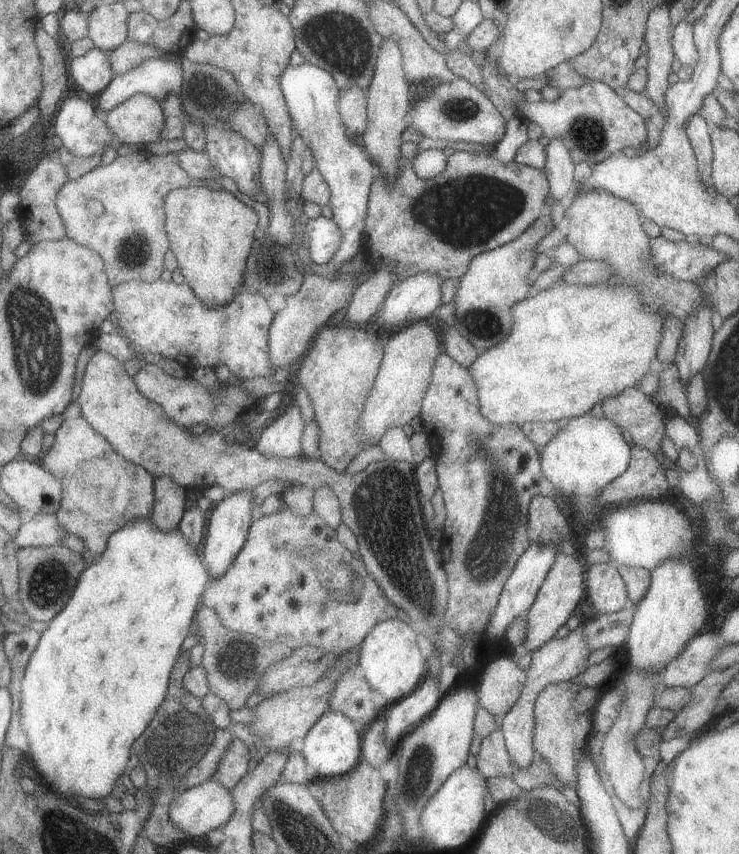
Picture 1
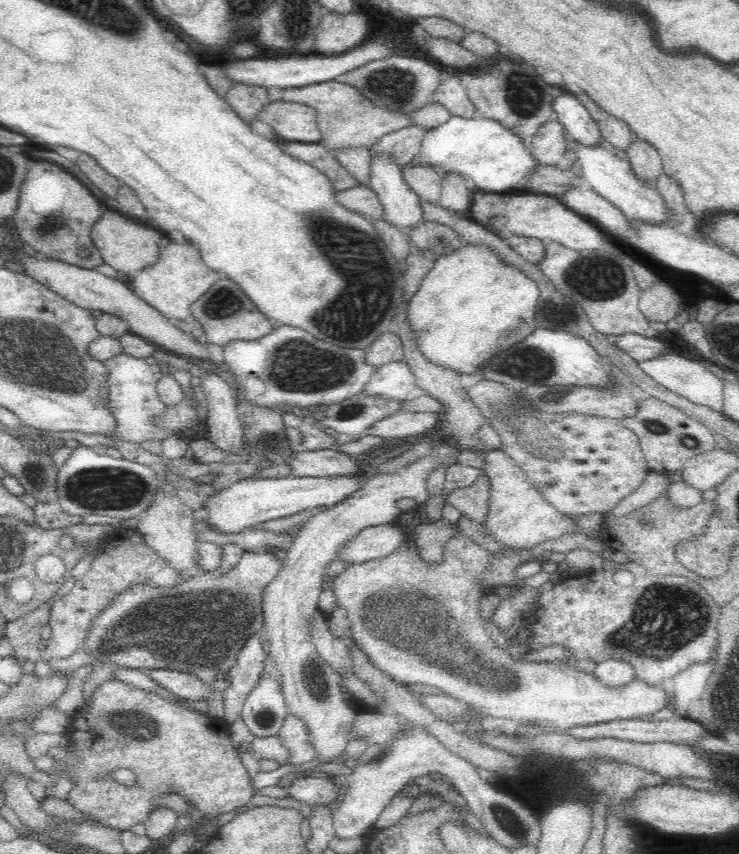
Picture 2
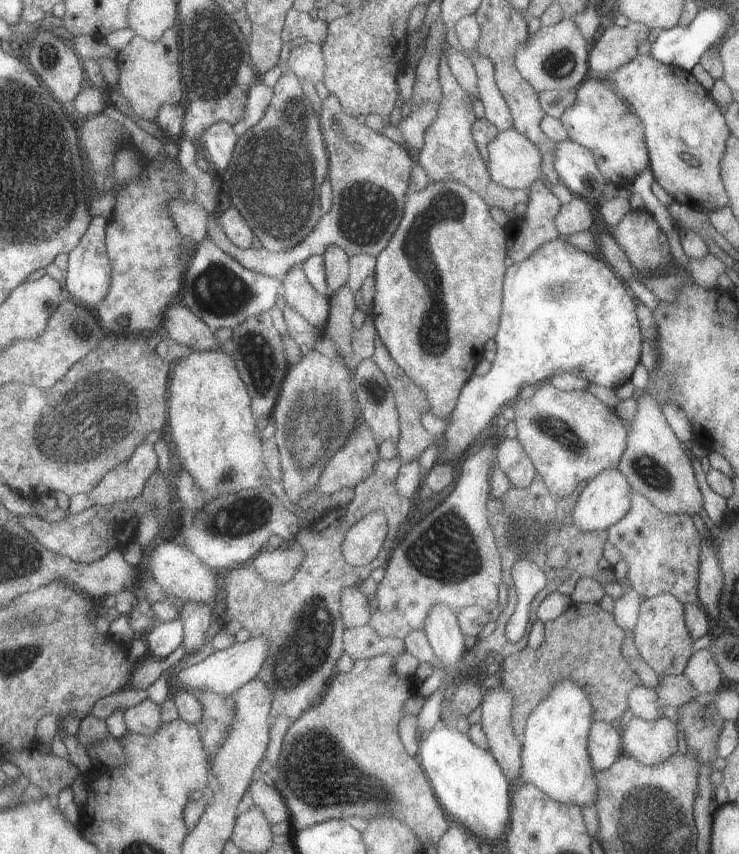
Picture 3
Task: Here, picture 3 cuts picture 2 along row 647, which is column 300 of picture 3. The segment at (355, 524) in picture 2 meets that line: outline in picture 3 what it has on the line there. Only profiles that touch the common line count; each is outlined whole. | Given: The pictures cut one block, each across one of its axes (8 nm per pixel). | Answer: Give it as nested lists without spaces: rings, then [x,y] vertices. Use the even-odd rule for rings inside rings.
[[[293,266],[281,278],[281,296],[287,302],[287,308],[295,308],[311,326],[323,332],[329,318],[329,298],[315,292],[315,288],[305,278],[301,266]]]

